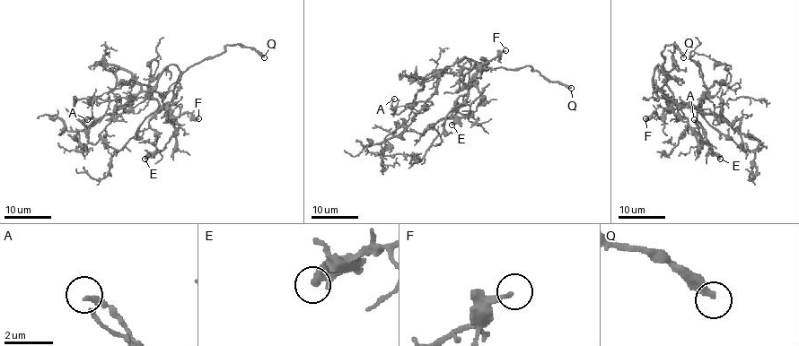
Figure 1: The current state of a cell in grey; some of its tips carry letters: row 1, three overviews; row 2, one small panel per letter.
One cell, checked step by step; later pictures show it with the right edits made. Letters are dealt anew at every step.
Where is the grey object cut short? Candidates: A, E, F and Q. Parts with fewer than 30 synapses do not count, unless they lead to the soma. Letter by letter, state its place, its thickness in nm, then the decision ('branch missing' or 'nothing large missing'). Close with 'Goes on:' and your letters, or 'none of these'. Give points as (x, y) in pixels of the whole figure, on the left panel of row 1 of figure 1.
A: at (87, 119); 180 nm thick; nothing large missing
E: at (144, 159); 400 nm thick; nothing large missing
F: at (198, 118); 190 nm thick; nothing large missing
Q: at (264, 57); 320 nm thick; branch missing
Goes on: Q

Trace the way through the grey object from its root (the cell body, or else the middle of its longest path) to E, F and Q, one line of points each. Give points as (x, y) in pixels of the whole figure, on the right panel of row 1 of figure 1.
E: (661, 68), (672, 93), (672, 110), (720, 159)
F: (661, 68), (672, 93), (672, 103), (662, 116), (654, 112), (645, 118)
Q: (661, 68), (663, 71), (664, 59), (661, 52), (665, 46), (673, 44), (683, 57)

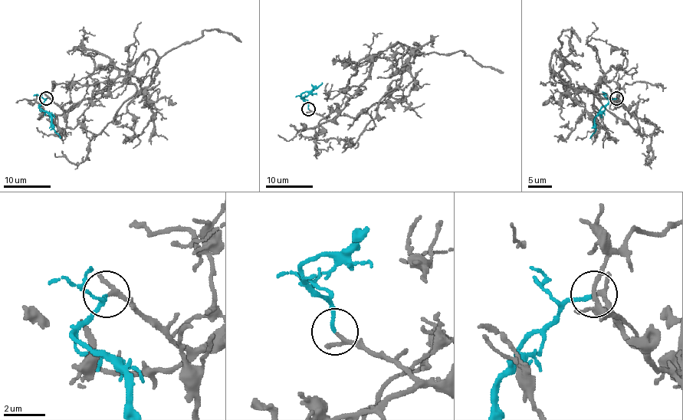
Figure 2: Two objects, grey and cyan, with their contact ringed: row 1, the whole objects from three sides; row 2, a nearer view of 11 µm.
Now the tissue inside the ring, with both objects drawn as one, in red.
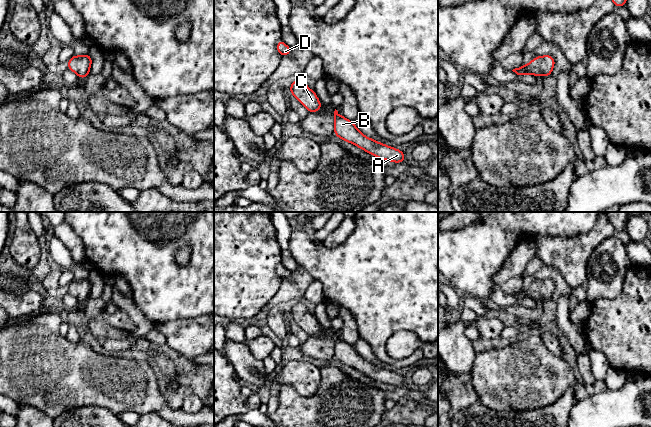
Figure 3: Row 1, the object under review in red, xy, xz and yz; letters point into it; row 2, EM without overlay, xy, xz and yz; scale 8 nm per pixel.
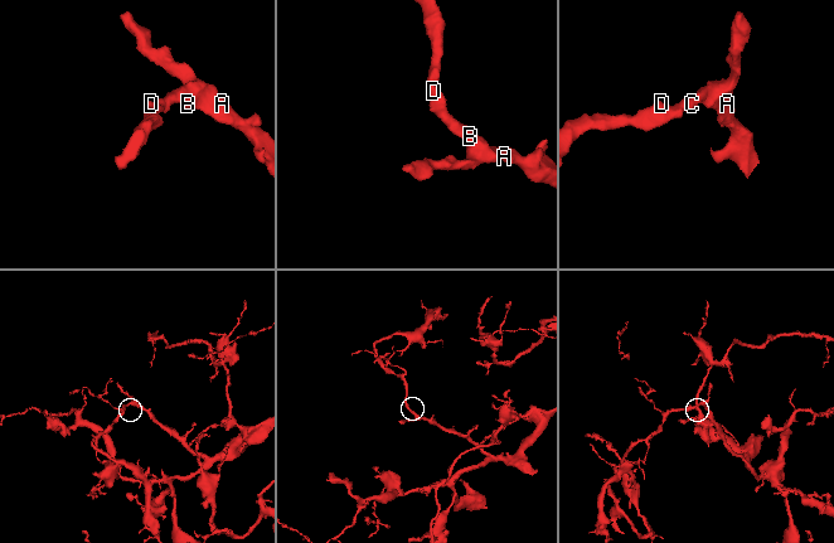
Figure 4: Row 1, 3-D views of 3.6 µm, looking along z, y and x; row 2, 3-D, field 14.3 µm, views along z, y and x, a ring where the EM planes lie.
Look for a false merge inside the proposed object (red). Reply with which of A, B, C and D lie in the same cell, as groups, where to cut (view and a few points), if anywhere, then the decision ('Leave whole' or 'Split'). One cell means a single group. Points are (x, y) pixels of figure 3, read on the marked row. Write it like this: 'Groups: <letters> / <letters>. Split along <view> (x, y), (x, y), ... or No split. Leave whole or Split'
Groups: A B C D. No split. Leave whole

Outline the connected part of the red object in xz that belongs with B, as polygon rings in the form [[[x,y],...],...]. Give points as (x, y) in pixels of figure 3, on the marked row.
[[[334,111],[334,135],[343,141],[350,142],[369,154],[391,162],[402,163],[405,160],[404,152],[387,146],[362,134],[355,124]]]

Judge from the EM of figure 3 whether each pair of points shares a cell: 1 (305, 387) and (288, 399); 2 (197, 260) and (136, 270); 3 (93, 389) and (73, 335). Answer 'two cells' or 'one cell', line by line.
1: two cells
2: one cell
3: two cells

